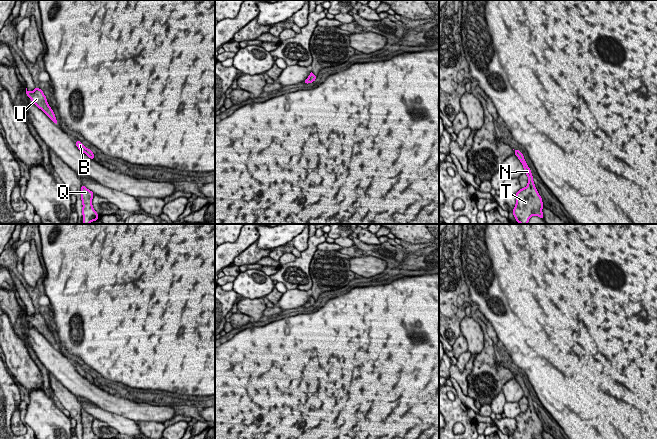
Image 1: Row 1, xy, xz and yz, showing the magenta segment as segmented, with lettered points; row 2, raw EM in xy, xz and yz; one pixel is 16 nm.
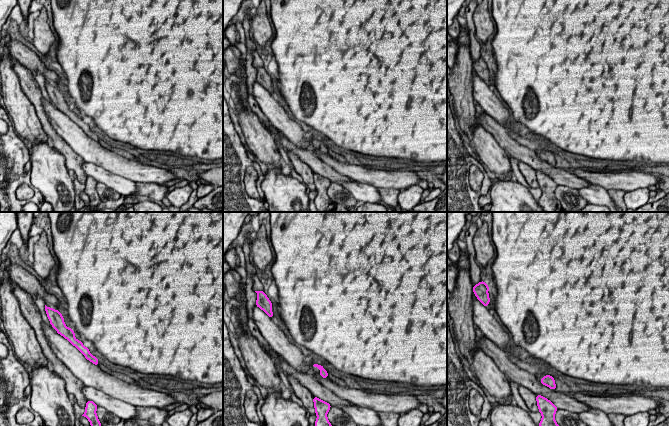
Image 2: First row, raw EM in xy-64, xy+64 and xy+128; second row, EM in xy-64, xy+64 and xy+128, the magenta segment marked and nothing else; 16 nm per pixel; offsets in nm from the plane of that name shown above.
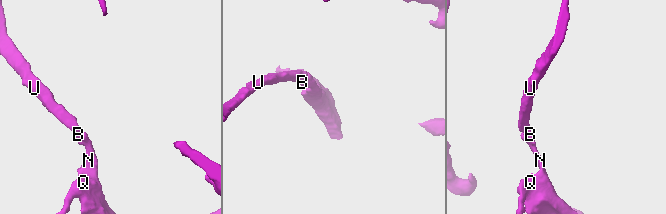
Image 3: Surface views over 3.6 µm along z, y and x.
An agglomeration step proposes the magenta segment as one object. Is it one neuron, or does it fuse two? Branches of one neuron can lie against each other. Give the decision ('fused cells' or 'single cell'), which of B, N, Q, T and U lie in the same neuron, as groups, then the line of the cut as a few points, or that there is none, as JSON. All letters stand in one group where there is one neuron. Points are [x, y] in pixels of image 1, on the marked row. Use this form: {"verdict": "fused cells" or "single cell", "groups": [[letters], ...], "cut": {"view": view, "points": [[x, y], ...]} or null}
{"verdict": "single cell", "groups": [["B", "N", "Q", "T", "U"]], "cut": null}

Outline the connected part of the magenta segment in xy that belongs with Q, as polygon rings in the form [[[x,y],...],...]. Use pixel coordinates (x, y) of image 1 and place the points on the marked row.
[[[84,185],[81,186],[83,224],[90,224],[92,221],[98,220],[98,214],[92,206],[93,196],[94,194],[92,191],[87,189]]]

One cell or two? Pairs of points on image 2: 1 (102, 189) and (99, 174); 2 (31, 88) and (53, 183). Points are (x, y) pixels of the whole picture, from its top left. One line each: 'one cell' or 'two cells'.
1: two cells
2: two cells

